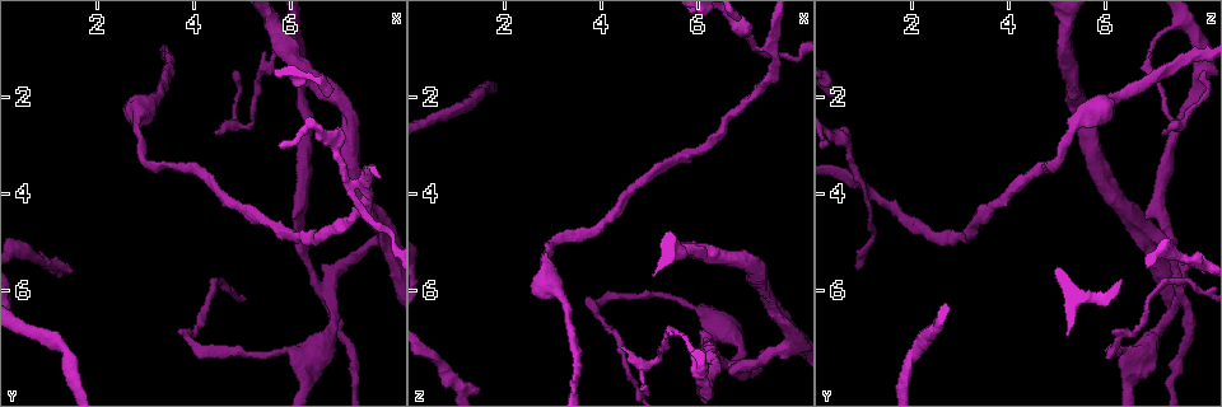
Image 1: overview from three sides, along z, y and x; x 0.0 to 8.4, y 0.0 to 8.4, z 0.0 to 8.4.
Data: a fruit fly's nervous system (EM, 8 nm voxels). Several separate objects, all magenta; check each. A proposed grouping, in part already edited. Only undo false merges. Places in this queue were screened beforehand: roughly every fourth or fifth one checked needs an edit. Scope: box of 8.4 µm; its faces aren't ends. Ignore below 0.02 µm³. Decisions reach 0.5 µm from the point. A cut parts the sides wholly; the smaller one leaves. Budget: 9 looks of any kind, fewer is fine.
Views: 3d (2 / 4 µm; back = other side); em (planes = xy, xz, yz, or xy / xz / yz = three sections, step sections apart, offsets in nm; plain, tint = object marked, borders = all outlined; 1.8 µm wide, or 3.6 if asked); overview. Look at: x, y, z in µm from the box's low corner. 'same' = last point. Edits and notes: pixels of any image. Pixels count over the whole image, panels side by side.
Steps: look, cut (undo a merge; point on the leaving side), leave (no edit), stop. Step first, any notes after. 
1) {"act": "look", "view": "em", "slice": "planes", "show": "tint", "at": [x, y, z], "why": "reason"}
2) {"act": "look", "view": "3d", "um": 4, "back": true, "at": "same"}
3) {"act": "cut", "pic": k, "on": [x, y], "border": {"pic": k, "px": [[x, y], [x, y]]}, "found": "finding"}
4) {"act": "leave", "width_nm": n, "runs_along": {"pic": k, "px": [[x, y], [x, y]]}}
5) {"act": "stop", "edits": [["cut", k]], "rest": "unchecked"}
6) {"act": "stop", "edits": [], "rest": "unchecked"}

{"act": "look", "view": "em", "slice": "xz", "step": 8, "show": "borders", "at": [6.80, 6.15, 7.50], "why": "looks like a crossing"}

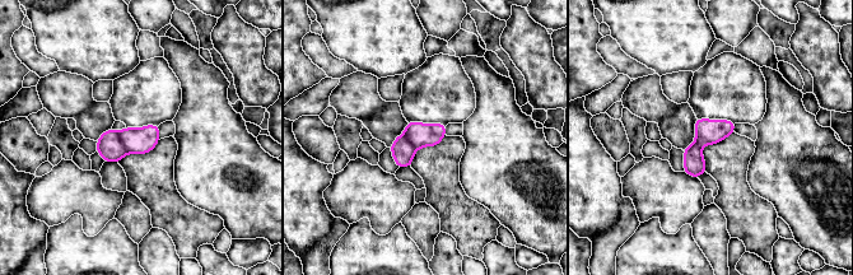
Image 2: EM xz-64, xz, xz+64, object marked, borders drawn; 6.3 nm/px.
{"act": "cut", "pic": 2, "on": [110, 147], "found": "two neurons meet here"}

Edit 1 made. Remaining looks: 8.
{"act": "look", "view": "em", "slice": "xy", "step": 16, "show": "tint", "at": [7.85, 4.95, 7.10], "why": "sharp bend"}

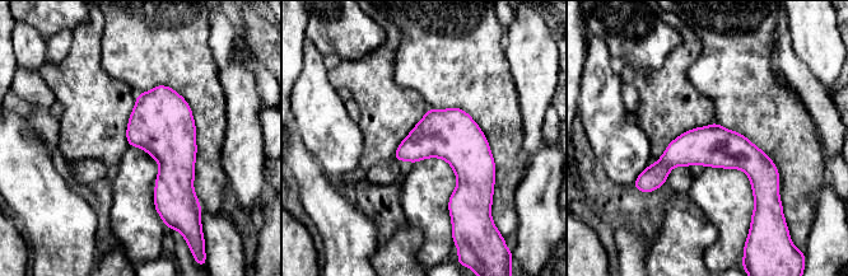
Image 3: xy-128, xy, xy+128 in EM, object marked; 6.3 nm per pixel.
{"act": "look", "view": "em", "slice": "planes", "show": "tint", "at": "same"}

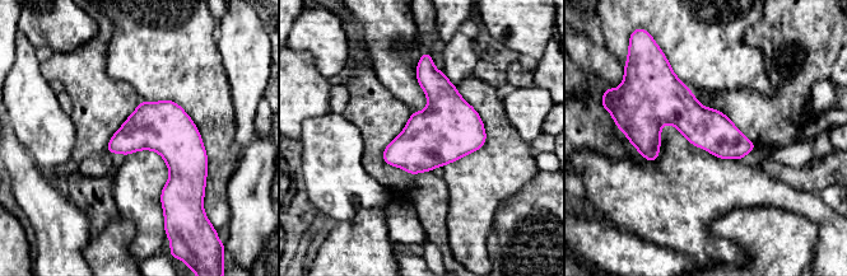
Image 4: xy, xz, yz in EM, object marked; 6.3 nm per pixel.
{"act": "leave", "runs_along": {"pic": 4, "px": [[631, 129], [688, 116], [750, 146]]}, "found": "all the same neuron"}

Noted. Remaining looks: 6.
{"act": "look", "view": "em", "slice": "planes", "show": "borders", "at": [3.85, 7.00, 6.25], "why": "sharp bend"}

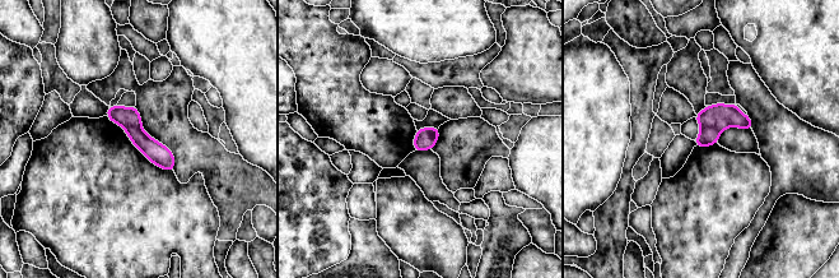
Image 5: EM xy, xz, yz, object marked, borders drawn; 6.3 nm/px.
{"act": "cut", "pic": 5, "on": [718, 116], "border": {"pic": 5, "px": [[702, 126], [712, 126], [719, 133]]}, "found": "two neurons meet here"}

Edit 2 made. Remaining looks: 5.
{"act": "look", "view": "em", "slice": "planes", "show": "tint", "at": [7.50, 3.80, 1.10]}

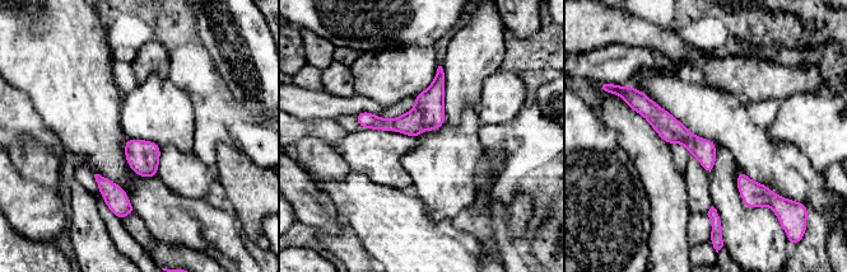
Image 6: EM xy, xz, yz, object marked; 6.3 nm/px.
{"act": "cut", "pic": 6, "on": [366, 120], "border": {"pic": 6, "px": [[392, 120], [396, 130]]}, "found": "two neurons meet here"}

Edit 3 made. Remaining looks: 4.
{"act": "stop", "edits": [["cut", 2], ["cut", 5], ["cut", 6]], "rest": "unchecked"}

